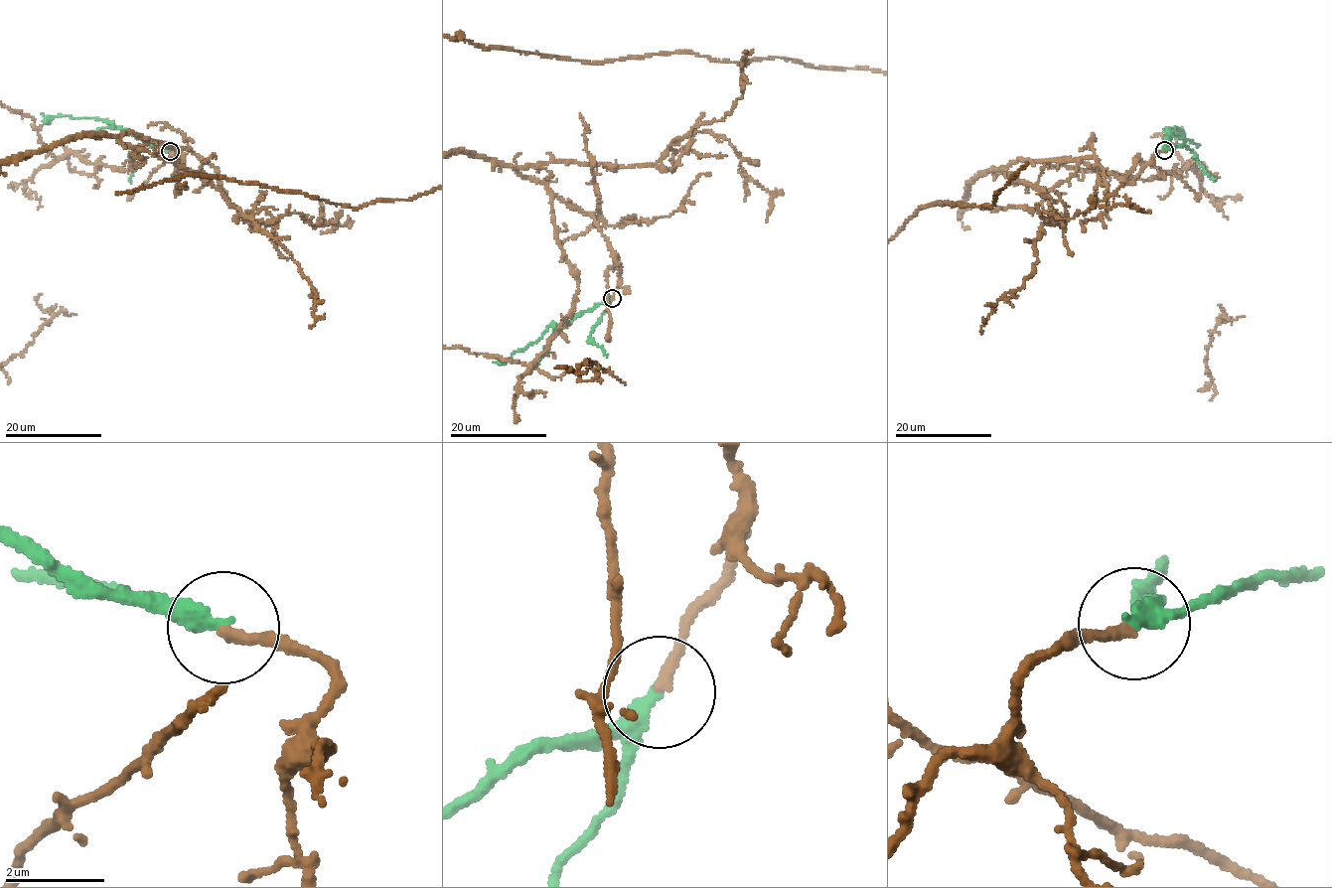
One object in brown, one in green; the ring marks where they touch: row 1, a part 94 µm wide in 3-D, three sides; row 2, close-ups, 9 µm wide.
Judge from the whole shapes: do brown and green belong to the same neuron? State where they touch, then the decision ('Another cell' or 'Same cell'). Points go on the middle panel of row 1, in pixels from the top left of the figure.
Place: (612, 298). Another cell

